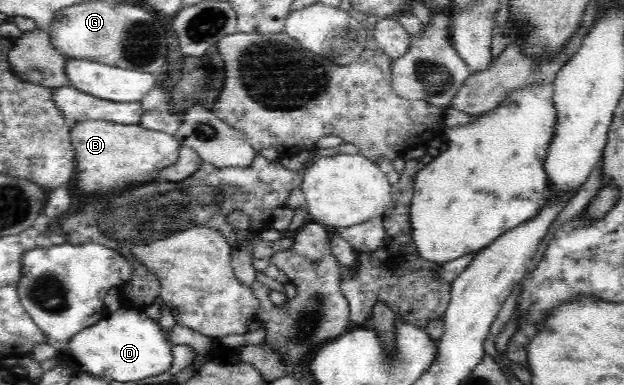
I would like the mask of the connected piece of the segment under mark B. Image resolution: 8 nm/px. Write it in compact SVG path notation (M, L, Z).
M83 120L71 130L75 152L76 190L82 198L114 192L122 186L154 181L159 170L179 159L180 141L172 133L144 128L141 124L118 124L107 120Z

